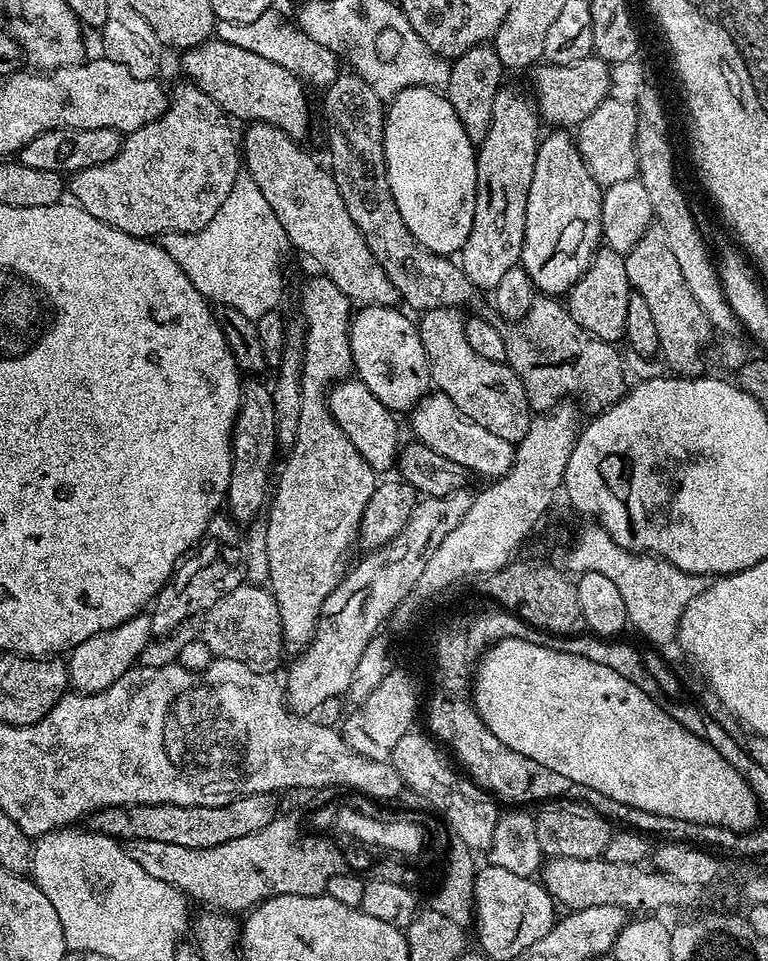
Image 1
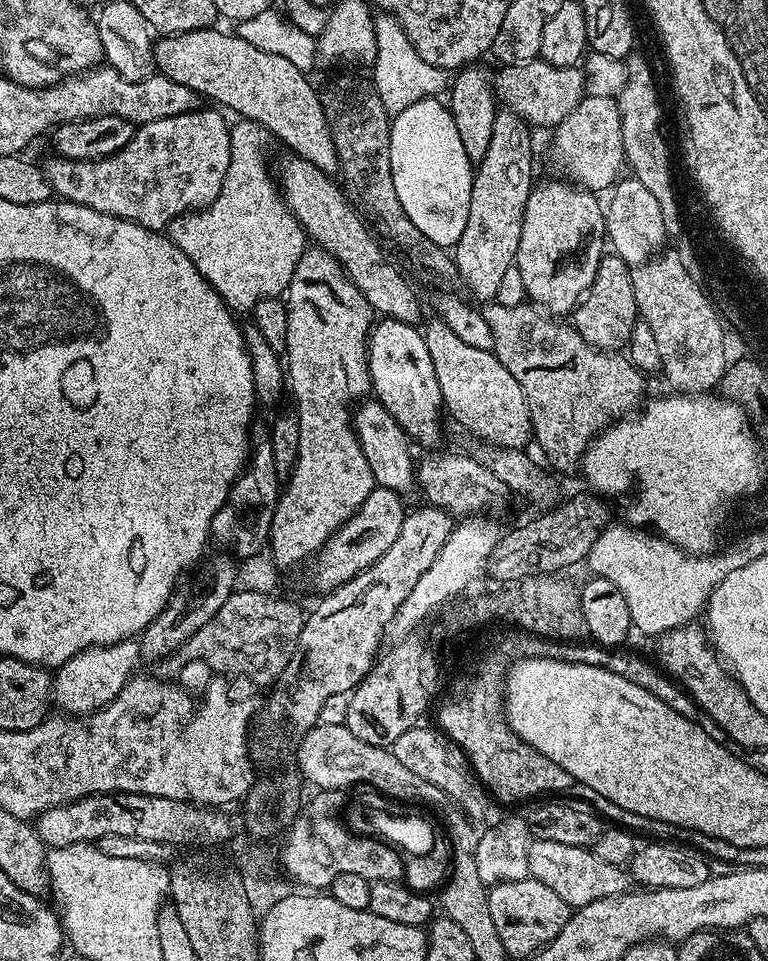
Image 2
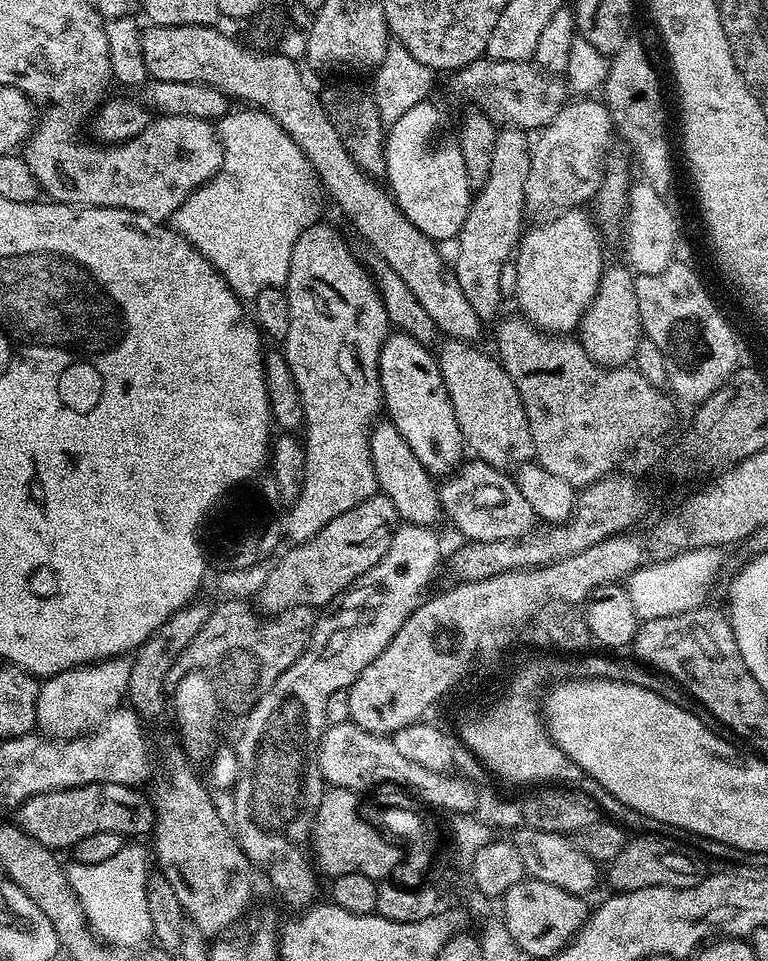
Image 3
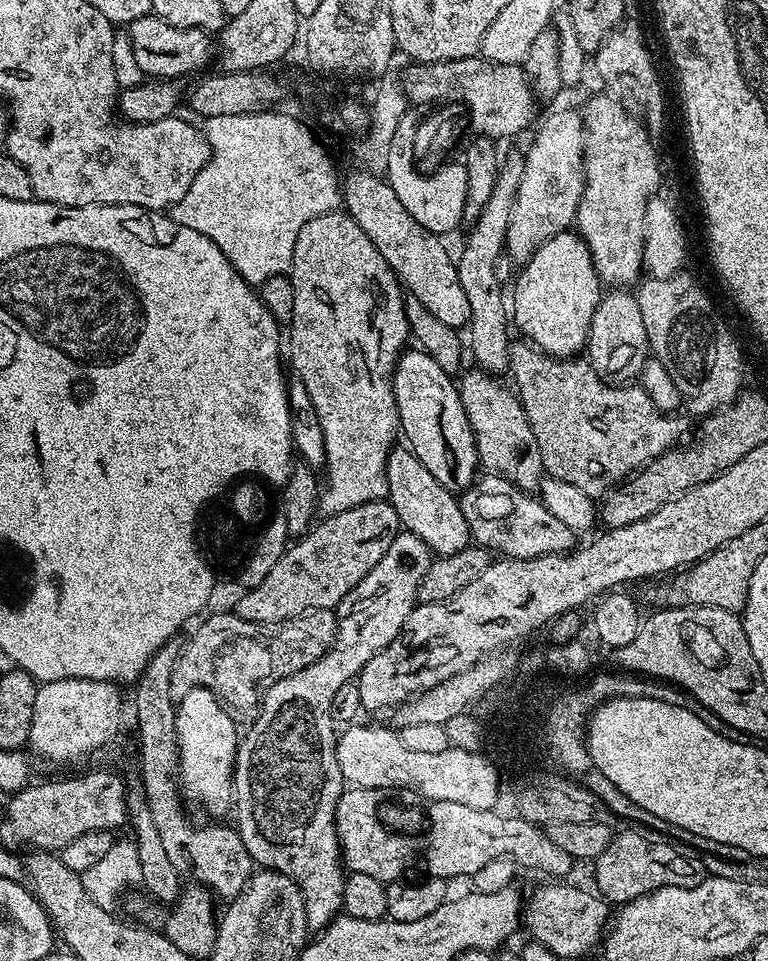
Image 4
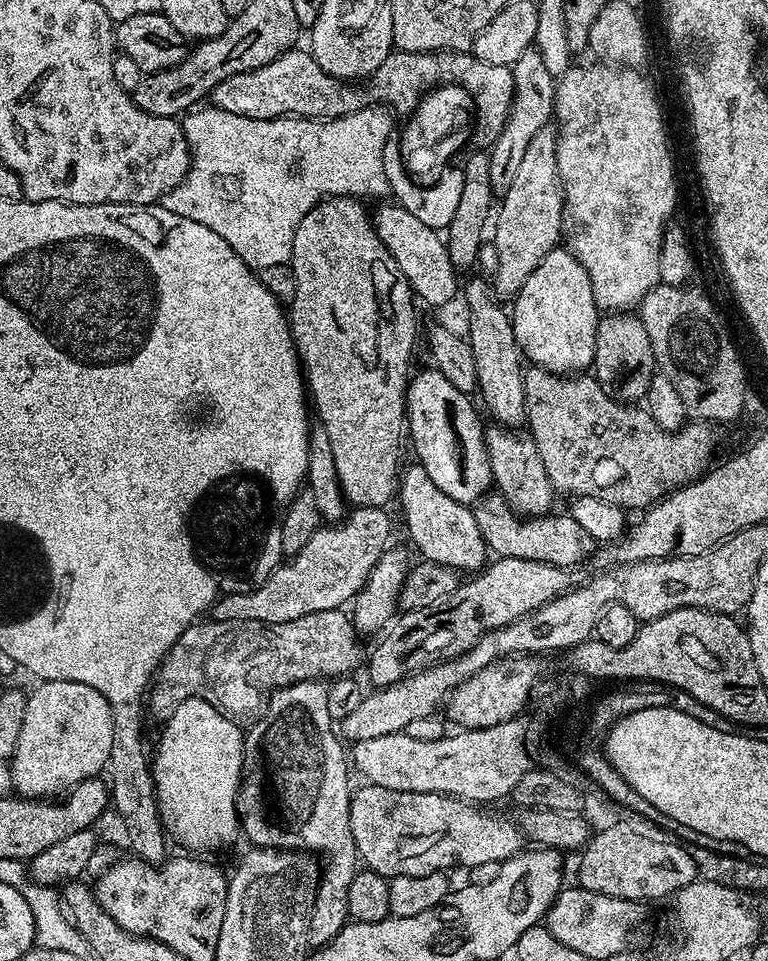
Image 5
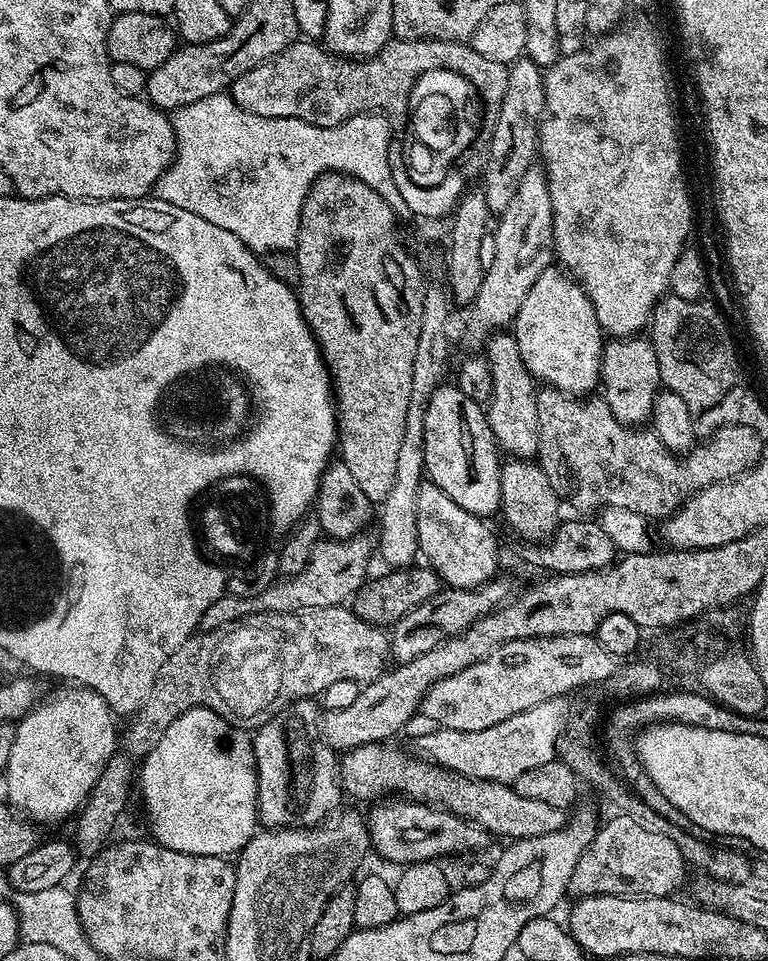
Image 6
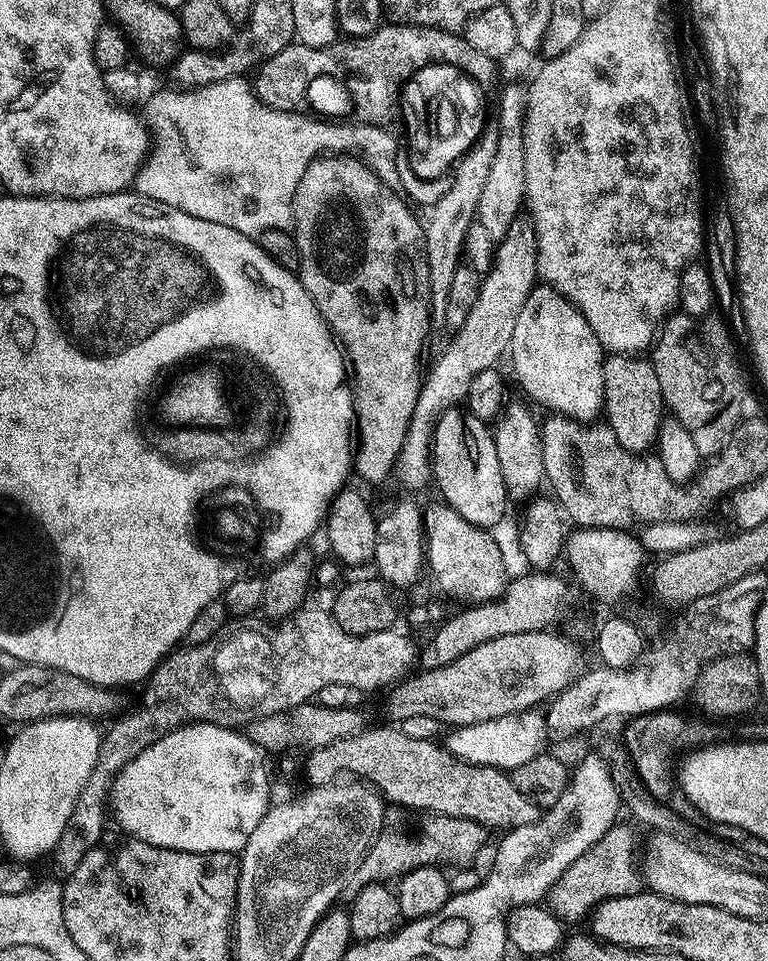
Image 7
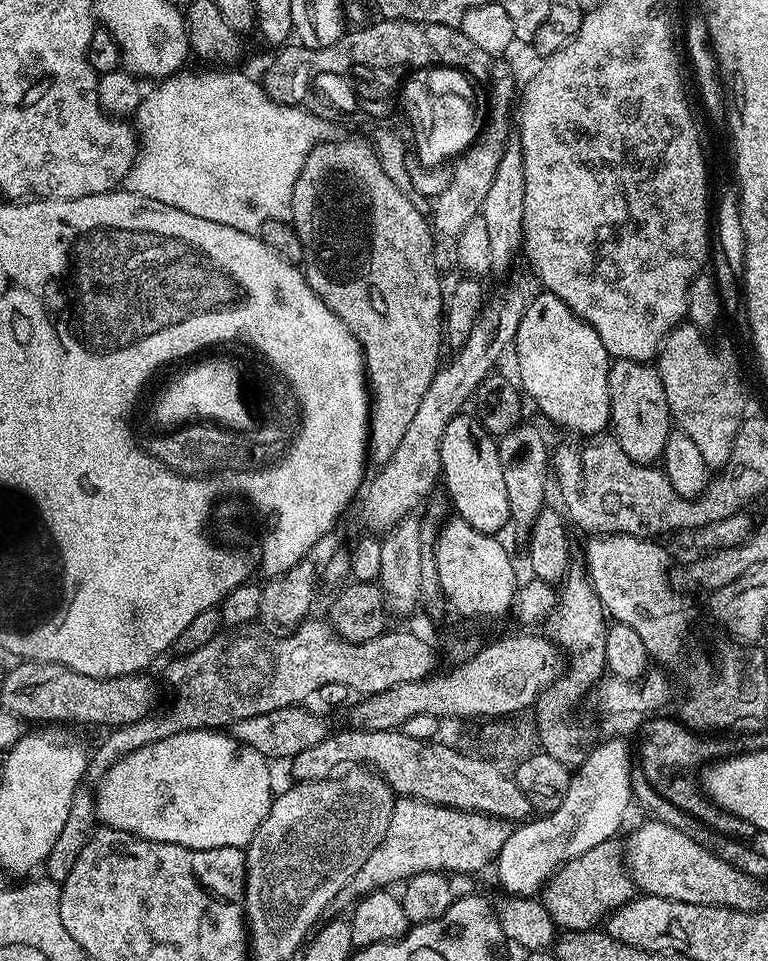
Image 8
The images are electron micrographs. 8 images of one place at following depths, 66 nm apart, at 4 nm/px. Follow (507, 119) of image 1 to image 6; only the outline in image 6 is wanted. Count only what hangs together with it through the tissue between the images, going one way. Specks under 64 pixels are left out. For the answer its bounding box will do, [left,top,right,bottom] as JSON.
[486,330,538,460]

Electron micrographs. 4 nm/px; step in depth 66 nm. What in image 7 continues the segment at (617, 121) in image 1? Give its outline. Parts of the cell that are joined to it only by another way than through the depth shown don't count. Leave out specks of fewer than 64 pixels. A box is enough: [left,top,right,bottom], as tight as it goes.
[416,216,538,420]

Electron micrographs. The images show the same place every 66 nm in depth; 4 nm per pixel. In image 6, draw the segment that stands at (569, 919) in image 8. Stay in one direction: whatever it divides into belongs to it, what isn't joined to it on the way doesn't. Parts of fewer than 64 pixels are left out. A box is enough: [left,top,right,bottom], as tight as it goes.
[568,815,686,898]

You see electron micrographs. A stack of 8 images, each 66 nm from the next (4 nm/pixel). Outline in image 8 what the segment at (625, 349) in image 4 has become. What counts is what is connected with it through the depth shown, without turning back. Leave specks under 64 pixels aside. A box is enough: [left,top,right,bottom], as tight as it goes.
[608,359,673,465]

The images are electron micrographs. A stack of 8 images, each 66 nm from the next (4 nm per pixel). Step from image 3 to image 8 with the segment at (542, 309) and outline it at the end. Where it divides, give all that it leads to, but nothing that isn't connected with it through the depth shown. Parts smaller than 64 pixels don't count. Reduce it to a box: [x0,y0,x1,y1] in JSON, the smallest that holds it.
[514,290,610,438]

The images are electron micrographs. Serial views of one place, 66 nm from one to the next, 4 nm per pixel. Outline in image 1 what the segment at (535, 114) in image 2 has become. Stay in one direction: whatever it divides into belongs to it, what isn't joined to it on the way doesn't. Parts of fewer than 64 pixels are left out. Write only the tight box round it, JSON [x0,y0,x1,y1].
[534,54,612,130]

